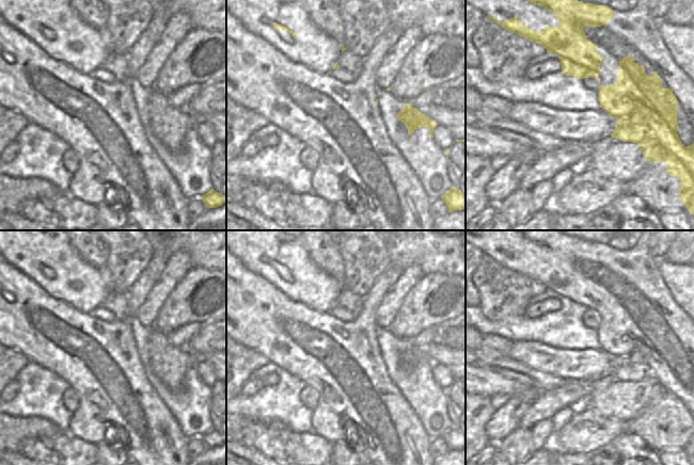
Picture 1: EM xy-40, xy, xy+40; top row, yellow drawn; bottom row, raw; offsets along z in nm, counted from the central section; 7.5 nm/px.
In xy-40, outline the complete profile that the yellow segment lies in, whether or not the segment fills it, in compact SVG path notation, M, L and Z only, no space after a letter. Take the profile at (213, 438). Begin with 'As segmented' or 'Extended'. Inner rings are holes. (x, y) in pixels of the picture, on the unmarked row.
As segmented. M212 428L208 432L202 434L201 438L208 447L217 447L226 440L224 434Z

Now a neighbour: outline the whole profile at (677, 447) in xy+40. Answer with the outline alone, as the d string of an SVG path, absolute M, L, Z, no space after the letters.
M673 437L673 442L671 444L671 459L674 460L678 455L682 455L685 452L685 446L679 437Z

